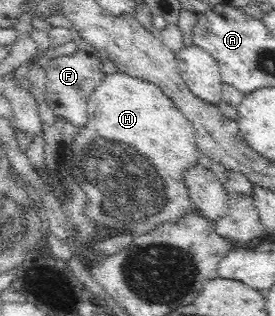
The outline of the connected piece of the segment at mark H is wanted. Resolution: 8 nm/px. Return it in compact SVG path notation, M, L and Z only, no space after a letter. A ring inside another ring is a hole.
M120 72L113 73L113 75L107 75L99 85L95 85L93 93L91 93L87 100L87 111L87 123L85 123L81 131L75 135L73 143L71 143L71 158L67 162L67 171L75 176L77 184L79 184L79 187L85 192L85 196L87 196L85 207L83 207L85 216L95 222L96 225L99 225L100 229L104 231L106 235L125 233L137 236L139 234L148 234L161 224L174 224L175 222L181 221L181 219L189 213L192 207L183 174L187 168L198 164L197 159L199 159L200 154L194 129L189 123L189 120L155 84Z

